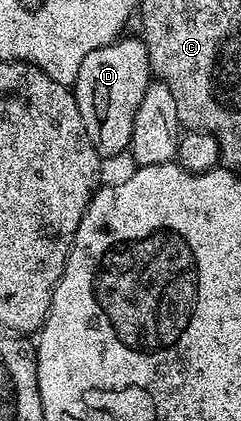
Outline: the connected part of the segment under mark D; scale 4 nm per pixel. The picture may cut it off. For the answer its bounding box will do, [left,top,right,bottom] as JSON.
[73,36,153,159]

